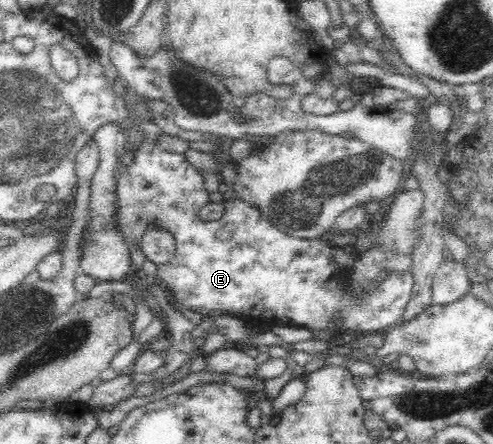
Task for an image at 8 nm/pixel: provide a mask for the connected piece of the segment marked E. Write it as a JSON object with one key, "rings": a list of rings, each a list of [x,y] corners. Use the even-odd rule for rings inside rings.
{"rings":[[[148,140],[136,152],[134,164],[130,168],[116,168],[116,189],[120,202],[118,223],[132,246],[140,241],[150,224],[168,227],[176,237],[176,250],[172,260],[157,267],[157,276],[166,281],[175,294],[175,298],[184,308],[198,314],[221,314],[238,317],[246,326],[263,327],[281,324],[282,326],[307,327],[310,331],[347,330],[357,337],[368,333],[377,334],[392,324],[396,324],[406,310],[414,288],[414,271],[411,263],[405,261],[378,273],[364,294],[356,296],[350,266],[338,269],[336,264],[336,246],[321,237],[303,239],[290,236],[264,218],[254,206],[240,199],[224,202],[225,213],[213,221],[200,220],[197,212],[207,203],[209,193],[203,185],[203,177],[194,165],[182,153],[172,153],[160,149],[157,142]]]}

